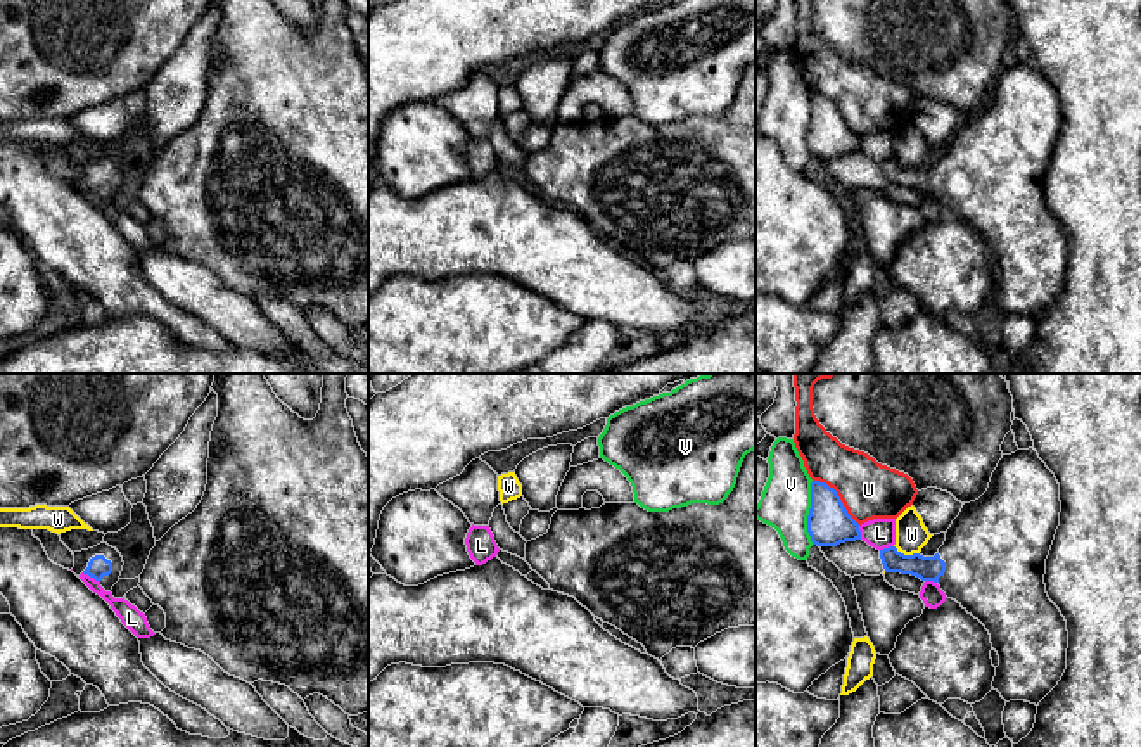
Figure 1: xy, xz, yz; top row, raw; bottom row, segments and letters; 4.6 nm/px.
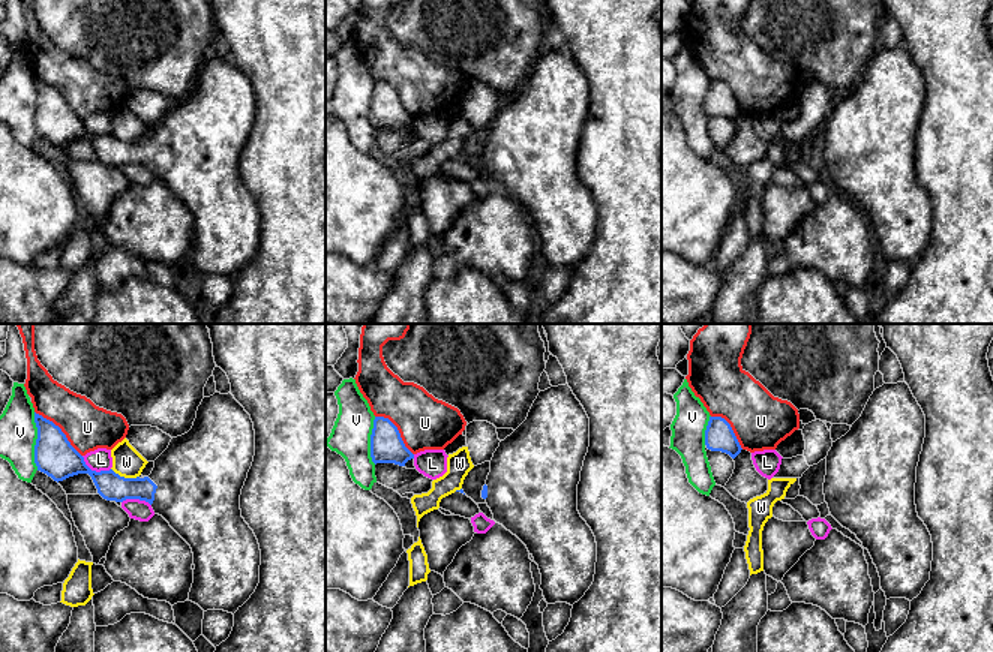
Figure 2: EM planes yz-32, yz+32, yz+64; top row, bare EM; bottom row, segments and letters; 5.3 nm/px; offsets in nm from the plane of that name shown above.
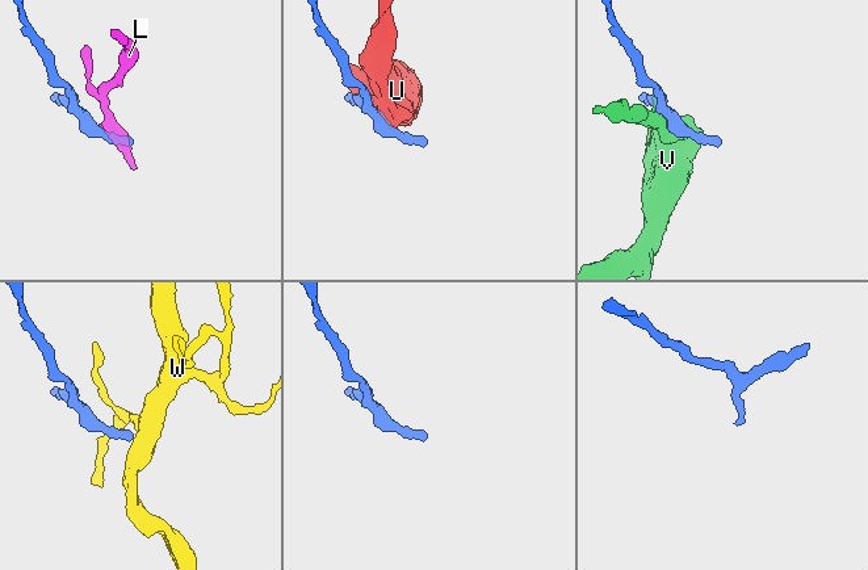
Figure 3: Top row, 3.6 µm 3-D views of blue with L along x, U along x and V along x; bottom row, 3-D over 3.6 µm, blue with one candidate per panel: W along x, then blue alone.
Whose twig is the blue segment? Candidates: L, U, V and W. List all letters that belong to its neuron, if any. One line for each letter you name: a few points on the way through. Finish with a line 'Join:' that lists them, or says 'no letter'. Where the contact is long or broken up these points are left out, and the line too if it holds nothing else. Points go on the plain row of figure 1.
Join: no letter

